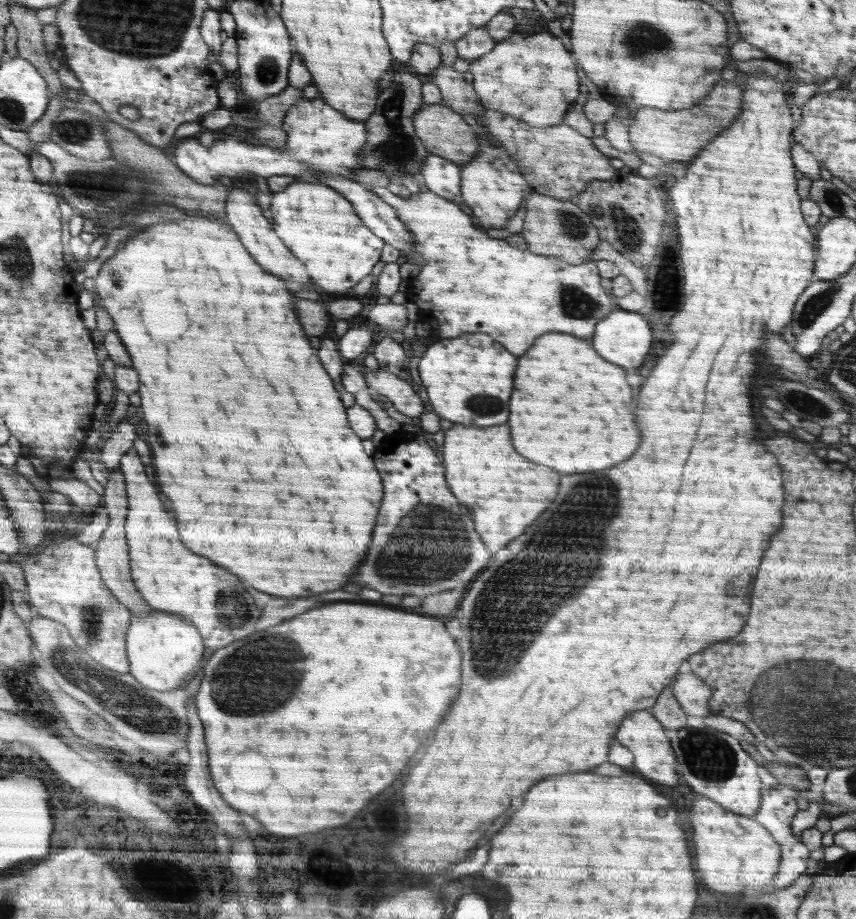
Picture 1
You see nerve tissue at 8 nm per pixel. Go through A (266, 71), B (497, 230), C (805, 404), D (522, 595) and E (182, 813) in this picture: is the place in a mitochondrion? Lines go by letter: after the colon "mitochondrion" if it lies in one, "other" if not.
A: mitochondrion
B: other
C: mitochondrion
D: mitochondrion
E: other

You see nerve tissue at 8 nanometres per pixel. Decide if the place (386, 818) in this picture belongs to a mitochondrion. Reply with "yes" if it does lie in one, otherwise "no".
no

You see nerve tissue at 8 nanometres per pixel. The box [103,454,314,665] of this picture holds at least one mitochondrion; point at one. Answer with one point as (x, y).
(235, 610)

